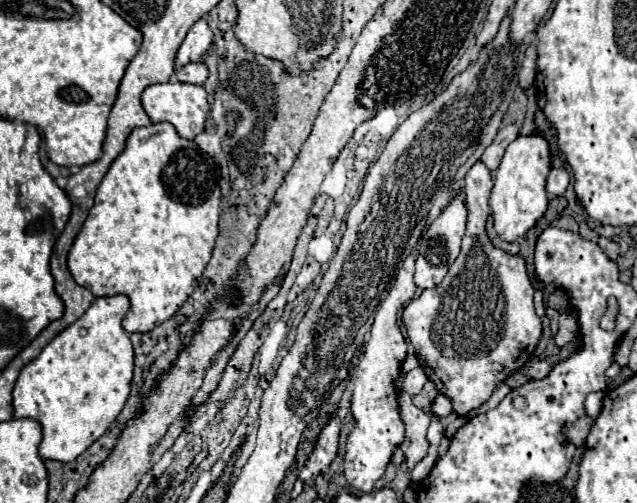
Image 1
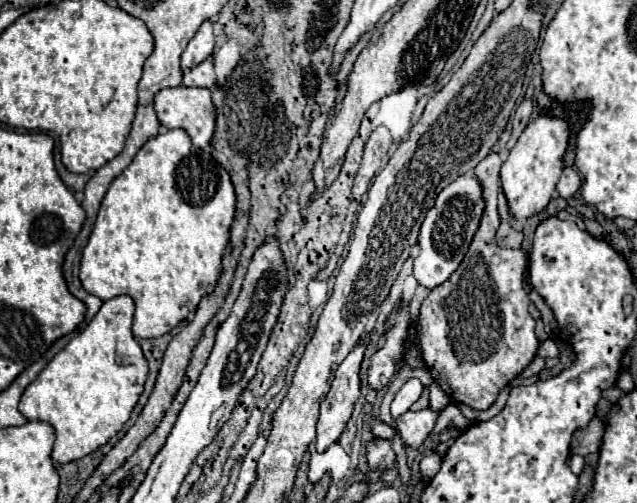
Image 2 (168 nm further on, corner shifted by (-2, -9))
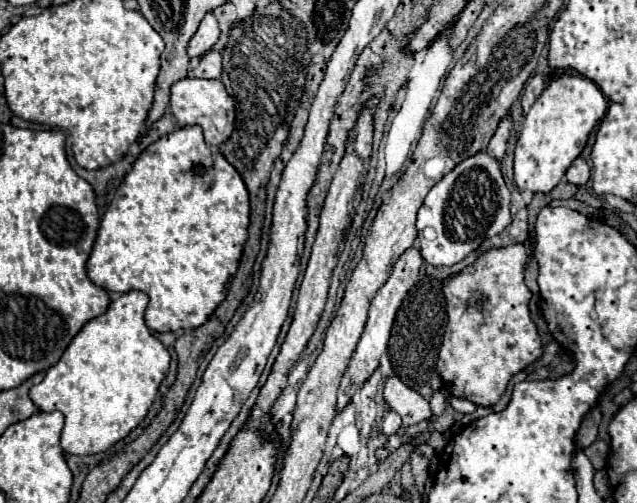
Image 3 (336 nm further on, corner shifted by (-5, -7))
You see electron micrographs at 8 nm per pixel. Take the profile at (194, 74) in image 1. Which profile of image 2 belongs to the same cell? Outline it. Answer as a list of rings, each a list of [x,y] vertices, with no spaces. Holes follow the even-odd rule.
[[[210,58],[204,60],[202,64],[198,64],[196,68],[184,72],[184,86],[210,88],[212,84],[216,84],[216,78],[214,78],[214,64]]]

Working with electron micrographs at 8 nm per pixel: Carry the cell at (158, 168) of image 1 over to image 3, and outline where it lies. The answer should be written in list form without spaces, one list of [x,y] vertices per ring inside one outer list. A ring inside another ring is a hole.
[[[185,126],[179,128],[171,134],[161,136],[159,140],[155,140],[151,146],[147,146],[139,158],[135,160],[133,168],[127,172],[127,176],[123,178],[123,182],[119,184],[119,188],[113,194],[113,200],[109,202],[99,230],[97,230],[97,238],[91,250],[91,256],[87,260],[87,276],[91,278],[91,282],[107,292],[113,294],[123,294],[129,290],[139,290],[145,292],[149,296],[149,304],[145,310],[145,324],[153,330],[153,332],[181,332],[181,330],[191,330],[201,326],[213,312],[215,308],[225,300],[227,294],[227,286],[237,270],[239,258],[241,258],[241,250],[243,244],[247,240],[247,226],[249,226],[249,194],[247,188],[239,176],[239,172],[223,158],[223,154],[217,148],[211,148],[205,144],[203,140],[203,132],[199,126]]]

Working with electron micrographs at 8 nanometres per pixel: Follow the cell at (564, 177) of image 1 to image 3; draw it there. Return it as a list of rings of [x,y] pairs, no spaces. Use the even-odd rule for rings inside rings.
[[[577,158],[567,170],[567,182],[575,184],[575,186],[585,186],[589,176],[591,176],[591,172],[589,172],[589,166],[583,158]]]

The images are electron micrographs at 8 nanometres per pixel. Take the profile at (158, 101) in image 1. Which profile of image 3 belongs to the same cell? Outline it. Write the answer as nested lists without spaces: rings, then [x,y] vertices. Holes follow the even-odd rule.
[[[183,78],[171,86],[171,114],[175,116],[179,126],[201,126],[205,142],[209,146],[223,144],[231,132],[235,122],[235,104],[231,96],[225,92],[221,80],[201,80],[201,78]]]

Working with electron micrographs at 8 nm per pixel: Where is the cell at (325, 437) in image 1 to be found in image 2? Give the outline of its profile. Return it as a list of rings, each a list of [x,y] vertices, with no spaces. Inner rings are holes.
[[[370,330],[360,338],[360,342],[356,344],[356,348],[346,356],[346,360],[338,366],[336,370],[336,378],[330,386],[330,392],[326,394],[326,398],[322,400],[320,404],[320,420],[318,420],[318,438],[316,438],[316,450],[318,452],[324,452],[332,442],[336,442],[342,434],[342,430],[346,428],[346,422],[350,420],[352,416],[352,410],[354,410],[354,404],[360,396],[360,364],[362,364],[362,358],[364,358],[364,352],[366,352],[366,344],[368,344],[368,338],[370,336]]]

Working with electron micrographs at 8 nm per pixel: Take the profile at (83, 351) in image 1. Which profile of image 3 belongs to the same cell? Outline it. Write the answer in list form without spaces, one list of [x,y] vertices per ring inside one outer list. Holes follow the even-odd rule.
[[[131,290],[115,296],[105,314],[87,322],[65,348],[45,378],[29,390],[41,412],[61,412],[65,426],[61,448],[65,454],[97,454],[123,440],[147,414],[157,388],[169,368],[169,352],[149,332],[143,320],[149,298]]]

